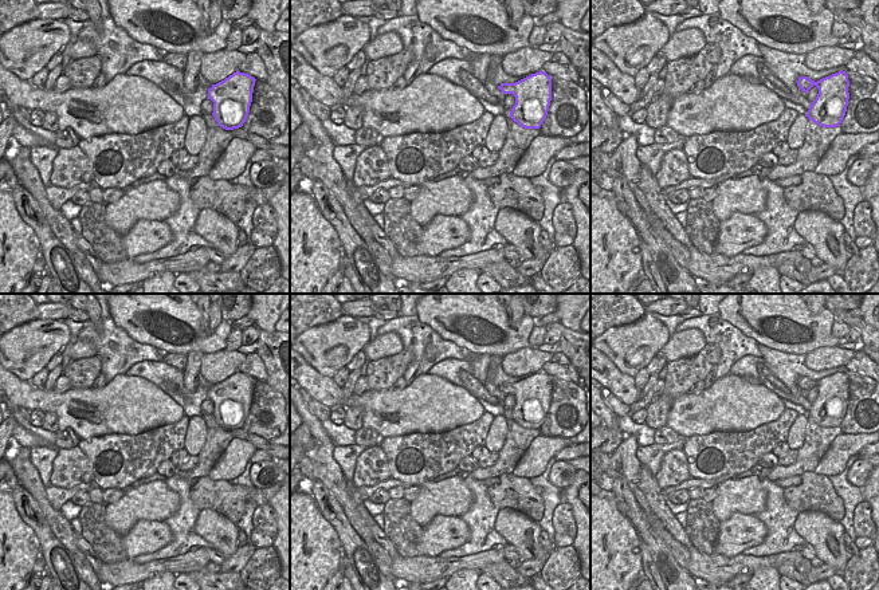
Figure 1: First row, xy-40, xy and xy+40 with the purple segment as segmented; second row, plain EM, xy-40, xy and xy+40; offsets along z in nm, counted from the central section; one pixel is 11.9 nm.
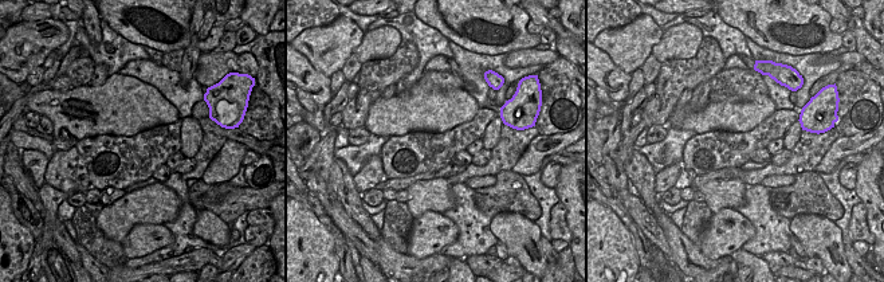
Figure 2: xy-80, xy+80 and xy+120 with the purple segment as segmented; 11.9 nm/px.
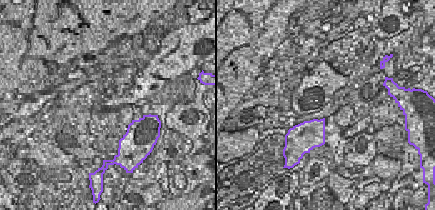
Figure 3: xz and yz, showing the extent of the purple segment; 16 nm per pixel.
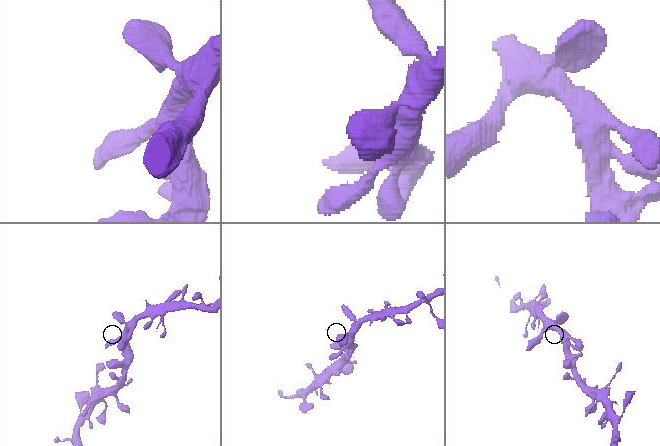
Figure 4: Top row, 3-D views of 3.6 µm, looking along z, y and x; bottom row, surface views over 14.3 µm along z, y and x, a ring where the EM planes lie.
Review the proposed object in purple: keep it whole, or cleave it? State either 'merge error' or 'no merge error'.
no merge error

